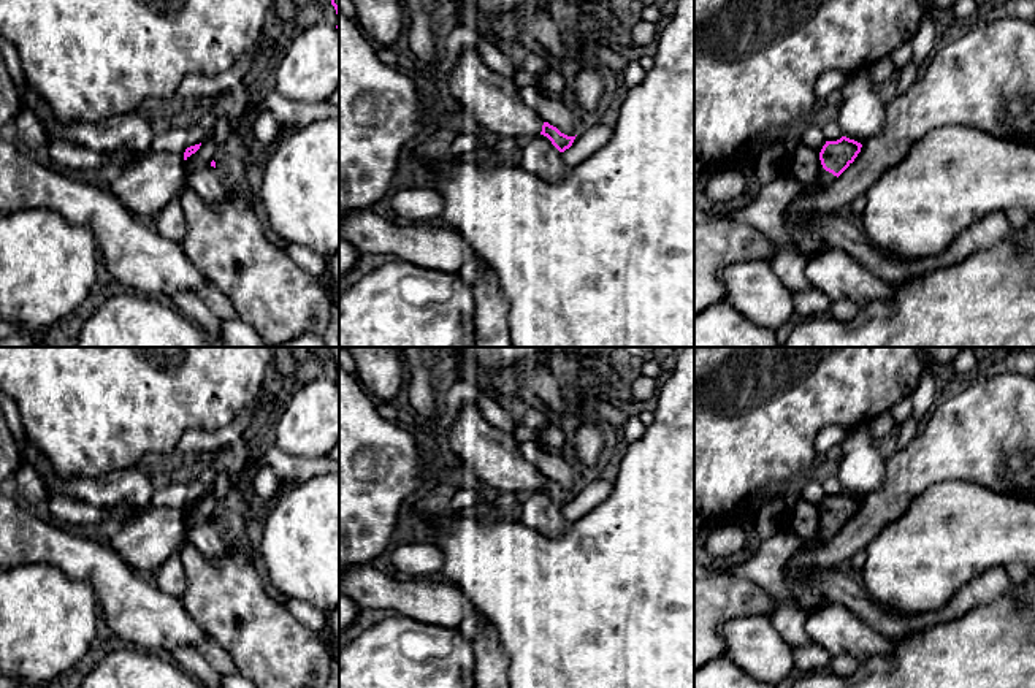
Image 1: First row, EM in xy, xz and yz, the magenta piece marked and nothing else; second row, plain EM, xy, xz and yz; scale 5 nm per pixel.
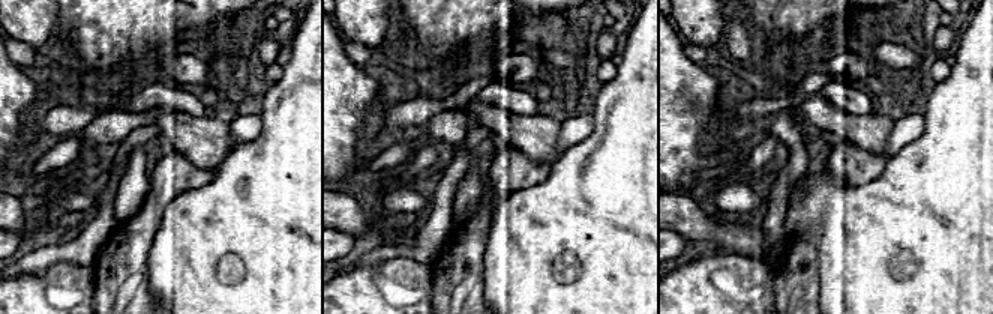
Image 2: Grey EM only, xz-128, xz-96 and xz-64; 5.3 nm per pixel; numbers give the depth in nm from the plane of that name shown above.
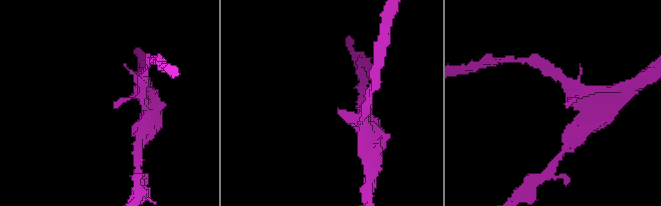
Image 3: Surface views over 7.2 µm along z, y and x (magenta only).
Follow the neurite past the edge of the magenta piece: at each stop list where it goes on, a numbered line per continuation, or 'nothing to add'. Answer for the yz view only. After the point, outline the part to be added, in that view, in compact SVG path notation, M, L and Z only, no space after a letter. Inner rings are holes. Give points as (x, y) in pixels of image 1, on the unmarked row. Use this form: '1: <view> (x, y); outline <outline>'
1: yz (824, 533); outline M819 515L819 531L818 531L818 541L816 542L824 544L824 542L831 541L835 534L837 534L837 531L826 526L821 520L821 515Z

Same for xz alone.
1: xz (493, 455); outline M477 403L464 404L444 431L461 466L485 485L521 496L540 490L540 471L521 455L510 431L482 417Z

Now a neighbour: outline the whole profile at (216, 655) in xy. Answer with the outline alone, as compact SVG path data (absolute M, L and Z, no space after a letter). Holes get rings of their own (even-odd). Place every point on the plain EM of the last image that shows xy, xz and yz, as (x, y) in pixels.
M208 637L197 647L197 650L204 656L204 659L217 674L230 675L239 672L225 648L220 647L214 639Z

